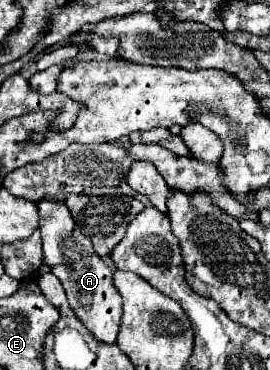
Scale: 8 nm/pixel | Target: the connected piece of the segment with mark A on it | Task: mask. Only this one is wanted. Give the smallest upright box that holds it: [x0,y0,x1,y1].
[38,199,122,343]

